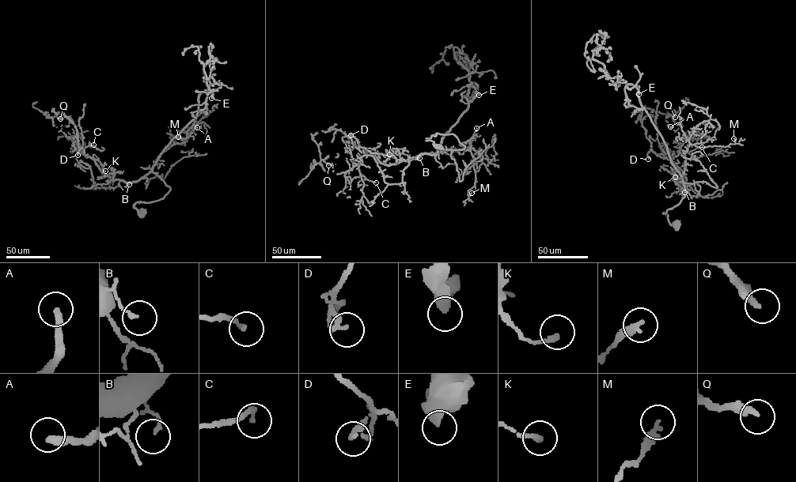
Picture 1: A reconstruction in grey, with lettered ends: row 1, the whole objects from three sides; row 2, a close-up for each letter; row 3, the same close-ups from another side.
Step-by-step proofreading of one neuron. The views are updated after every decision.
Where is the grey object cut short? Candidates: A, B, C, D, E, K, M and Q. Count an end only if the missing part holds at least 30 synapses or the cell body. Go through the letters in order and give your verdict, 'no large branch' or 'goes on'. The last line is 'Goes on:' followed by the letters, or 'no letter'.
A: no large branch
B: no large branch
C: no large branch
D: no large branch
E: no large branch
K: no large branch
M: no large branch
Q: no large branch
Goes on: no letter

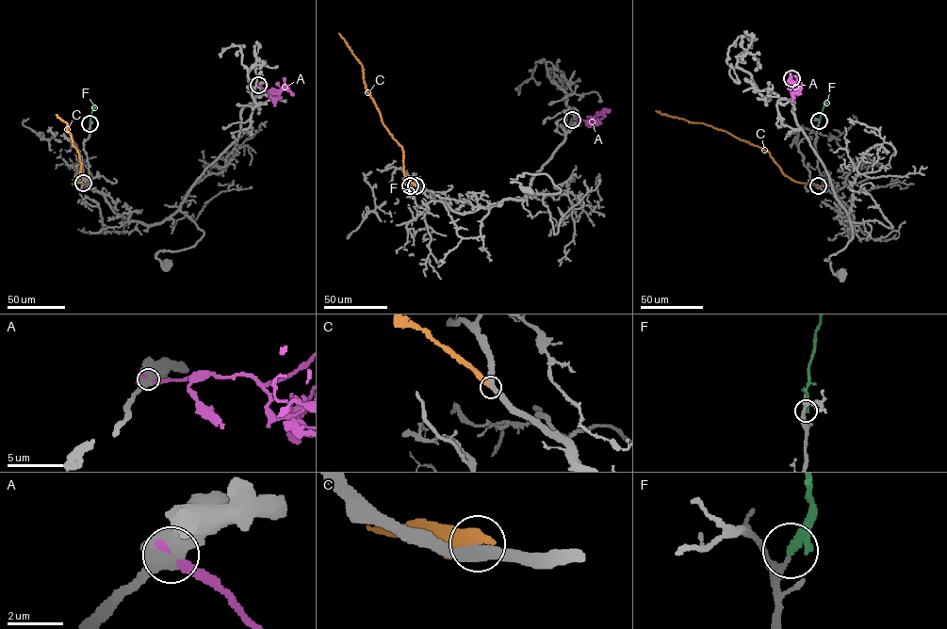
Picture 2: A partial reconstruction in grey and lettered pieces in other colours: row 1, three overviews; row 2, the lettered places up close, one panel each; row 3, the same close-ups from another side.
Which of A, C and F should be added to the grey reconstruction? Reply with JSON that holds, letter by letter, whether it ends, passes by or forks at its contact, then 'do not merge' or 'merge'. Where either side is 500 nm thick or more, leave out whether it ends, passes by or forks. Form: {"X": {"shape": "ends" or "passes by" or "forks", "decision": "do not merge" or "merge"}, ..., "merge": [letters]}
{"A": {"decision": "do not merge"}, "C": {"shape": "ends", "decision": "do not merge"}, "F": {"shape": "ends", "decision": "merge"}, "merge": ["F"]}

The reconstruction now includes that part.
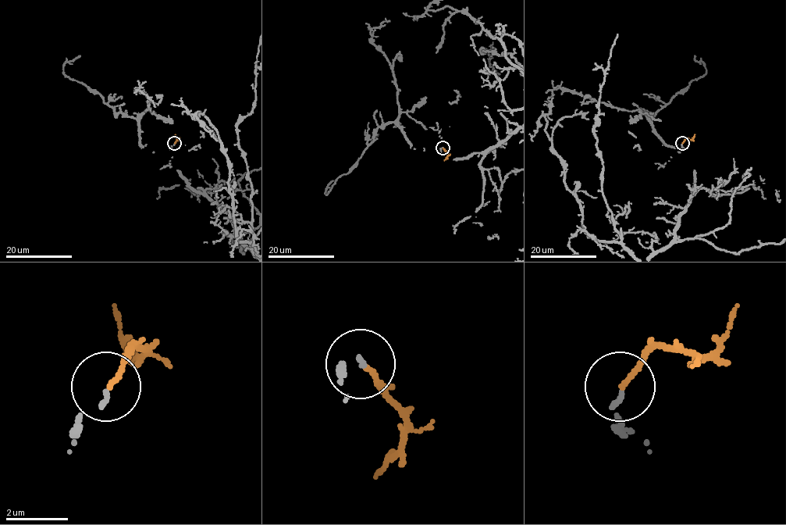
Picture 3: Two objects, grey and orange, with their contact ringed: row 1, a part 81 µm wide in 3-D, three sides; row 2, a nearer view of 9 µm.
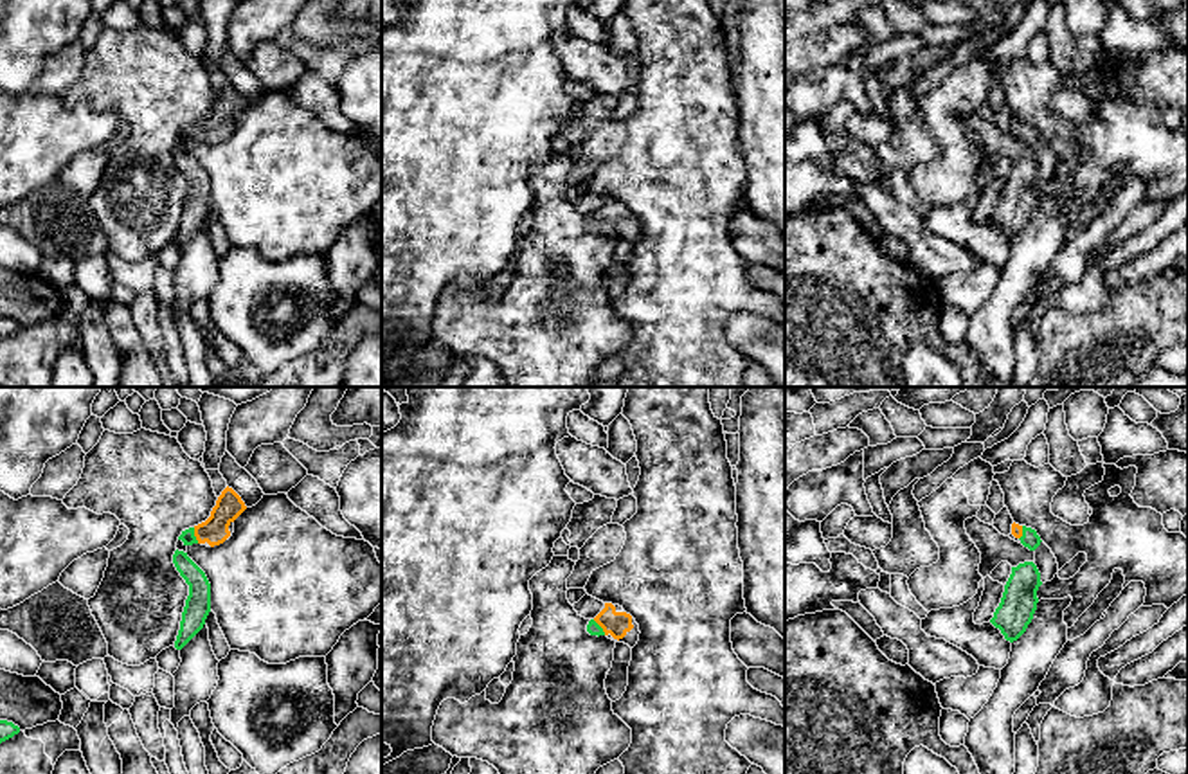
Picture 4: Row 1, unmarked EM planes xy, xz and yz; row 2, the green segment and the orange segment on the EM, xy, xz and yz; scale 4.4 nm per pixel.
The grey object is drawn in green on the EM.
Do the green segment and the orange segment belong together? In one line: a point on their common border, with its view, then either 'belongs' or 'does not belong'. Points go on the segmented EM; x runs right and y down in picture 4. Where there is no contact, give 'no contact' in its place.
contact xy (193, 535); belongs

